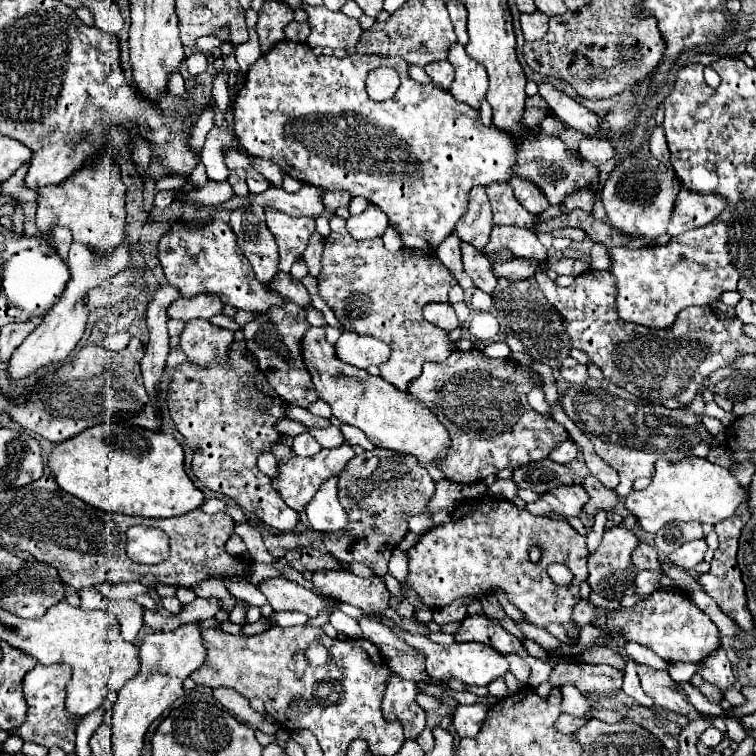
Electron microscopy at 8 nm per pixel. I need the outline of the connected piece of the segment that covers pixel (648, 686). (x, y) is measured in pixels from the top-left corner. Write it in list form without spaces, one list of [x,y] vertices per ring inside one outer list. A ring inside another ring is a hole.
[[[638,665],[638,677],[644,693],[652,697],[654,703],[664,711],[676,713],[688,721],[702,719],[702,713],[694,709],[694,705],[688,701],[684,691],[678,689],[676,683],[672,683],[668,671],[656,671],[652,667]]]

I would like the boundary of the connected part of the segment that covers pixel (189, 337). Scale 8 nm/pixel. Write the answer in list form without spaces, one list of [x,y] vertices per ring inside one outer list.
[[[208,319],[186,321],[180,335],[180,349],[186,359],[196,365],[210,365],[212,361],[224,361],[228,357],[228,345],[232,345],[234,333],[212,325]]]

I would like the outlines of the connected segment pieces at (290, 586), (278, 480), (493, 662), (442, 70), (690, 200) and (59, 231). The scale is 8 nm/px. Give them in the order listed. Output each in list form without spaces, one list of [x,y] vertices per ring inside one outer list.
[[[283,577],[272,578],[270,582],[258,585],[258,589],[268,597],[268,603],[274,611],[302,611],[310,619],[318,617],[320,611],[334,613],[340,605],[336,599],[322,597]]]
[[[342,443],[336,449],[322,449],[320,453],[316,453],[314,457],[300,457],[300,455],[292,455],[290,459],[282,459],[278,461],[278,475],[272,477],[272,485],[276,487],[276,491],[280,493],[280,497],[286,501],[286,505],[302,511],[304,505],[308,505],[308,501],[312,501],[312,497],[316,495],[316,489],[320,489],[320,485],[328,479],[338,475],[344,465],[354,457],[354,447],[348,443]]]
[[[398,633],[398,637],[406,639],[408,645],[420,649],[426,653],[426,671],[434,679],[446,679],[446,677],[456,677],[458,681],[466,685],[488,685],[490,681],[504,677],[508,671],[508,661],[502,653],[492,649],[490,645],[480,645],[480,643],[452,643],[448,647],[436,645],[424,635],[412,635],[412,633]]]
[[[436,61],[432,65],[426,65],[424,71],[432,77],[432,83],[436,83],[440,89],[450,89],[454,79],[454,69],[448,61]]]
[[[682,189],[676,197],[674,213],[668,225],[668,235],[676,237],[688,229],[708,225],[708,221],[714,221],[714,217],[724,211],[724,205],[728,203],[720,195],[702,195]]]
[[[56,227],[56,229],[50,233],[48,243],[50,243],[50,245],[56,249],[56,253],[66,261],[68,249],[70,249],[70,245],[72,245],[72,235],[70,235],[70,231],[64,229],[64,227]]]

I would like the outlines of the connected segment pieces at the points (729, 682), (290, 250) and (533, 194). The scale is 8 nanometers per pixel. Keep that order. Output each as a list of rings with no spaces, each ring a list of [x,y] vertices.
[[[720,647],[720,651],[716,651],[712,657],[700,661],[700,669],[698,675],[702,675],[706,681],[710,681],[712,685],[716,685],[722,693],[734,685],[736,677],[732,673],[732,665],[724,653],[724,649]]]
[[[266,209],[266,225],[274,233],[280,253],[280,271],[288,273],[292,263],[302,257],[310,235],[314,229],[314,219],[310,217],[290,217],[276,209]]]
[[[514,177],[510,183],[512,183],[516,199],[530,213],[544,213],[550,207],[548,201],[546,201],[546,197],[540,193],[540,189],[536,189],[536,185],[530,185],[532,181],[524,181],[524,177]]]

